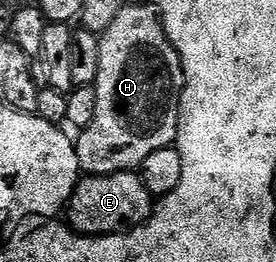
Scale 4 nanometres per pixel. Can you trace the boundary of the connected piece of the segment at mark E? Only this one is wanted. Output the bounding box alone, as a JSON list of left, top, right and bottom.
[65,171,153,236]

